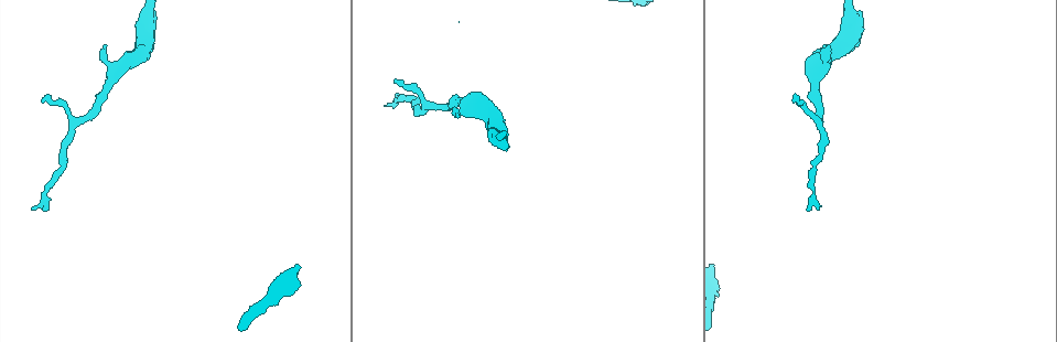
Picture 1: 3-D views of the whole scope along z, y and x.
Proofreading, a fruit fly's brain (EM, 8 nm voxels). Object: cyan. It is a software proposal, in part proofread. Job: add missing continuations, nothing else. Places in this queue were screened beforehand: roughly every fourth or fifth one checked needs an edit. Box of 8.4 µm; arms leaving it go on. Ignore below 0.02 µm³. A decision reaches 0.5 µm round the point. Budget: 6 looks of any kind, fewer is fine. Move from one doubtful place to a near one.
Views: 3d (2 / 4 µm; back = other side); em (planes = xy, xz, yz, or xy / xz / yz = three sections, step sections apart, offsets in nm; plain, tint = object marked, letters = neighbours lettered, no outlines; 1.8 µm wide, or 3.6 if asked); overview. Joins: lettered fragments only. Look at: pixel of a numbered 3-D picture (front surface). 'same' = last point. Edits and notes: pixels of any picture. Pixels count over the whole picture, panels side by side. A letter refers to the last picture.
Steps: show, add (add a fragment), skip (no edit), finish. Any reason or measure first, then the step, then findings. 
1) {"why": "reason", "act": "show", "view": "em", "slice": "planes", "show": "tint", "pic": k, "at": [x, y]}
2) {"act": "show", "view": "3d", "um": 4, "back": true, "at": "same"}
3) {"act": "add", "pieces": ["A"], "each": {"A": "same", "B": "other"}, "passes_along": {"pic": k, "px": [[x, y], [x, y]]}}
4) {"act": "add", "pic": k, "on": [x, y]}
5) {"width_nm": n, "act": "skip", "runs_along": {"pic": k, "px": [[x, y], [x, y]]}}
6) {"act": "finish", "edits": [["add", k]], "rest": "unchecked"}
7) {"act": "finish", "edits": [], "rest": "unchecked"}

{"why": "an open end", "act": "show", "view": "3d", "um": 4, "pic": 1, "at": [457, 116]}

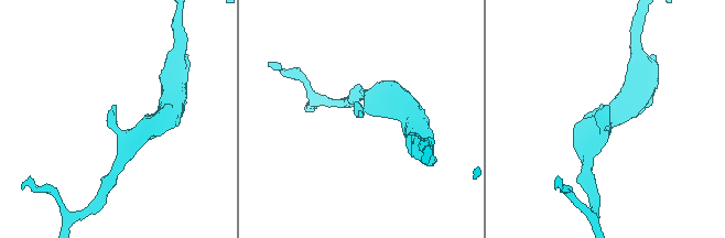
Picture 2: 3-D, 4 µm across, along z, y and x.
{"why": "shape alone is not enough", "act": "show", "view": "em", "slice": "yz", "step": 16, "show": "letters", "pic": 2, "at": [359, 114]}

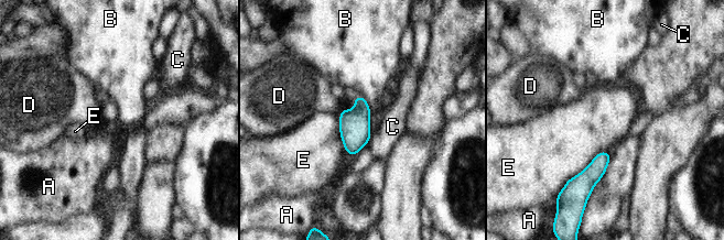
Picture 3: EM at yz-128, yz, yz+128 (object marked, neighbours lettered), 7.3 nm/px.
{"why": "cut it another way", "act": "show", "view": "em", "slice": "planes", "show": "letters", "at": "same"}

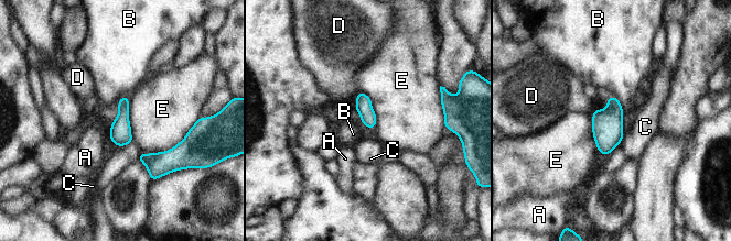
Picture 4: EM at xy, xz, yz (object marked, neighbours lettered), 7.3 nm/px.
{"act": "skip", "each": {"A": "other", "B": "other", "C": "other", "D": "other", "E": "other"}, "border": {"pic": 4, "px": [[608, 97], [592, 116], [599, 152]]}, "found": "no lettered fragment goes on from it"}

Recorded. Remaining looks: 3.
{"why": "free end", "act": "show", "view": "em", "slice": "xz", "step": 8, "show": "plain", "pic": 1, "at": [387, 103]}

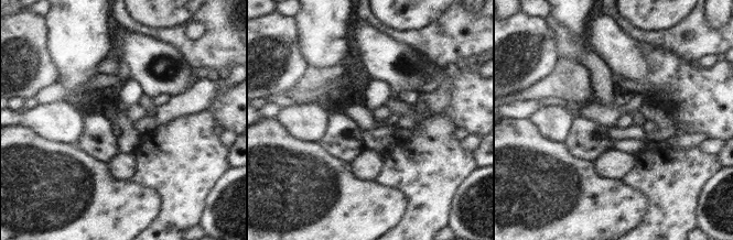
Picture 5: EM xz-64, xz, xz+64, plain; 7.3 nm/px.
{"why": "see the neighbours", "act": "show", "view": "em", "slice": "xz", "step": 8, "show": "letters", "at": "same"}

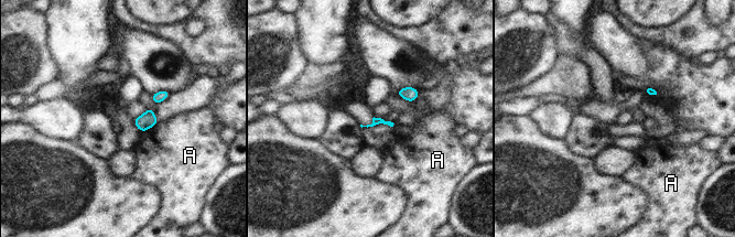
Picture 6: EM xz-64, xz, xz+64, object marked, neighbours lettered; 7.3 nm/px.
{"act": "skip", "each": {"A": "other"}, "border": {"pic": 6, "px": [[158, 122], [148, 129]]}, "found": "no lettered fragment goes on from it"}

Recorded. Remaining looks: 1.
{"act": "finish", "edits": [], "rest": "unchecked"}

